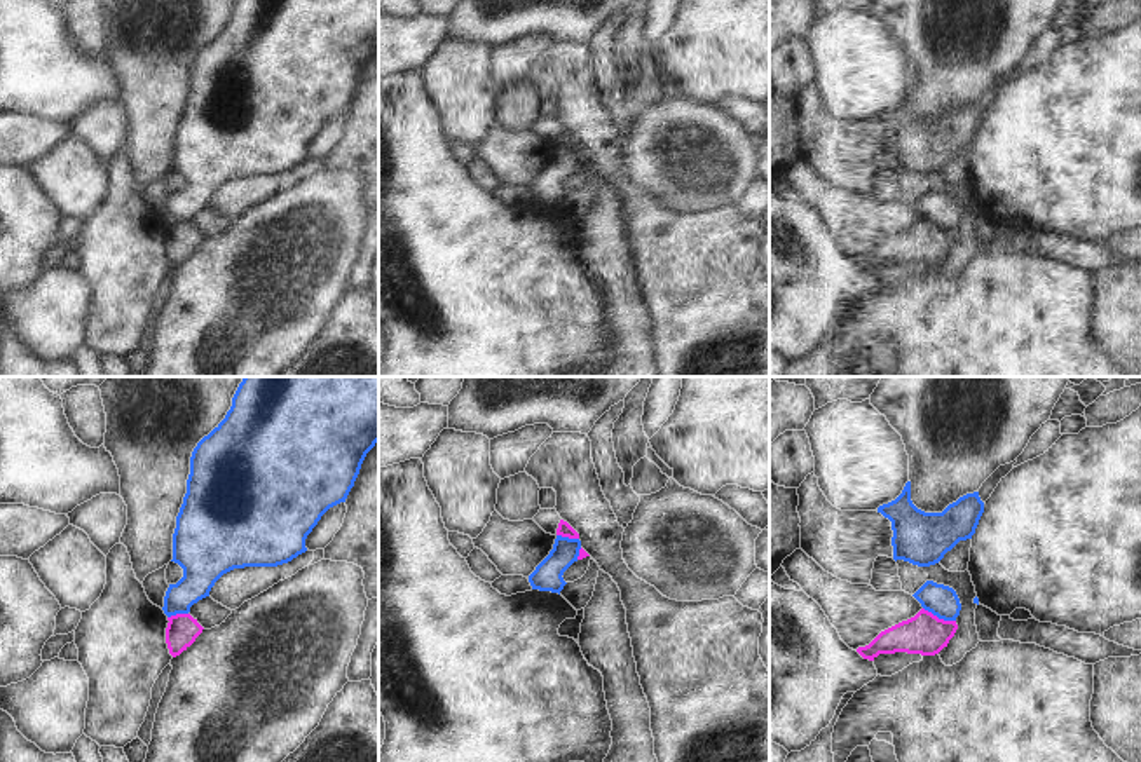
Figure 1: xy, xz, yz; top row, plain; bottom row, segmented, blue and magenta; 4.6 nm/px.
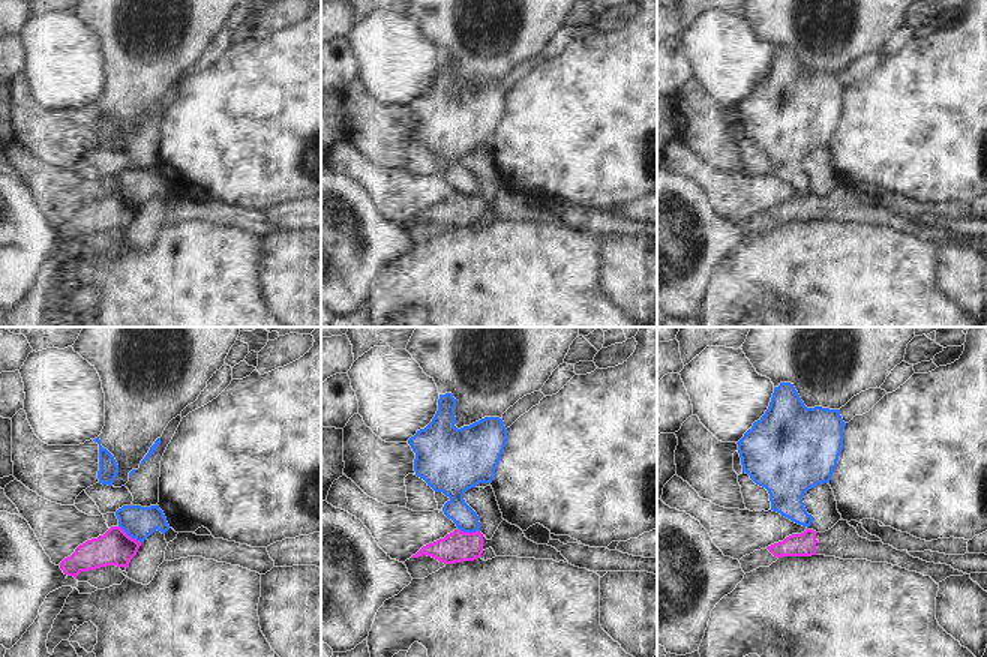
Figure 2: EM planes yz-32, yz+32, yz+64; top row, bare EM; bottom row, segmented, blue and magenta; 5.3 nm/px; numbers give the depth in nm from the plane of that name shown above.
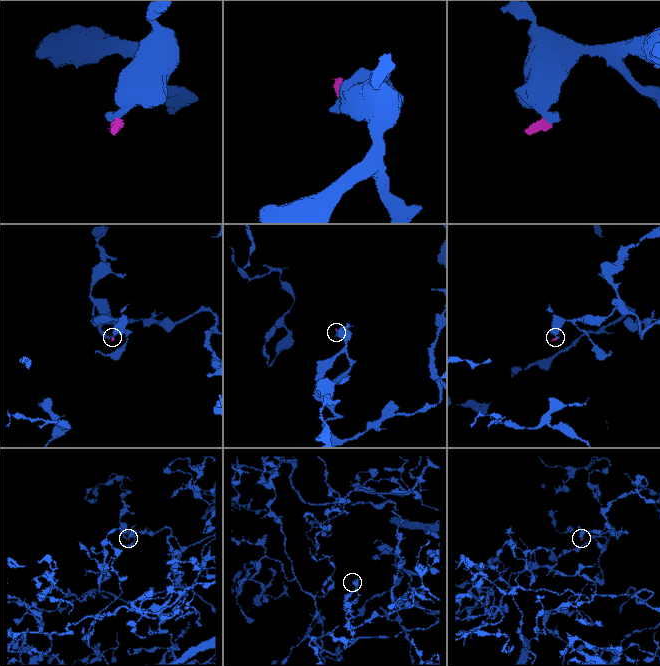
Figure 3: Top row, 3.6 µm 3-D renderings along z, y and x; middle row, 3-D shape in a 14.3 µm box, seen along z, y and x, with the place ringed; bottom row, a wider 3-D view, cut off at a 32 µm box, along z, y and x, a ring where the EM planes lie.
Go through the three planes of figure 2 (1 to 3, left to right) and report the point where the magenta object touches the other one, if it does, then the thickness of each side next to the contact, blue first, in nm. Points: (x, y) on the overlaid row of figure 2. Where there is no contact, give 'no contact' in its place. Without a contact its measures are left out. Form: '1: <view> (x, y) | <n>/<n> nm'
1: yz-32 (131, 536) | 180/190 nm
2: yz+32 (468, 531) | 120/170 nm
3: no contact

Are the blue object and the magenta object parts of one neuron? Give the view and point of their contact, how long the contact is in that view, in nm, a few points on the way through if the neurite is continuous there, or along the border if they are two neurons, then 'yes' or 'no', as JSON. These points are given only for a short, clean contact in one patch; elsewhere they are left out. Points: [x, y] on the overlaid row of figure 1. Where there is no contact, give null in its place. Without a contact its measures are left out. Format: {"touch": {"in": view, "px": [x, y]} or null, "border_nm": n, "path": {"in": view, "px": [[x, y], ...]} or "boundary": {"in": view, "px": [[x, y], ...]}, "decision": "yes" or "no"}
{"touch": {"in": "yz", "px": [939, 618]}, "border_nm": 170, "boundary": {"in": "yz", "px": [[923, 607], [939, 618], [955, 621]]}, "decision": "no"}

